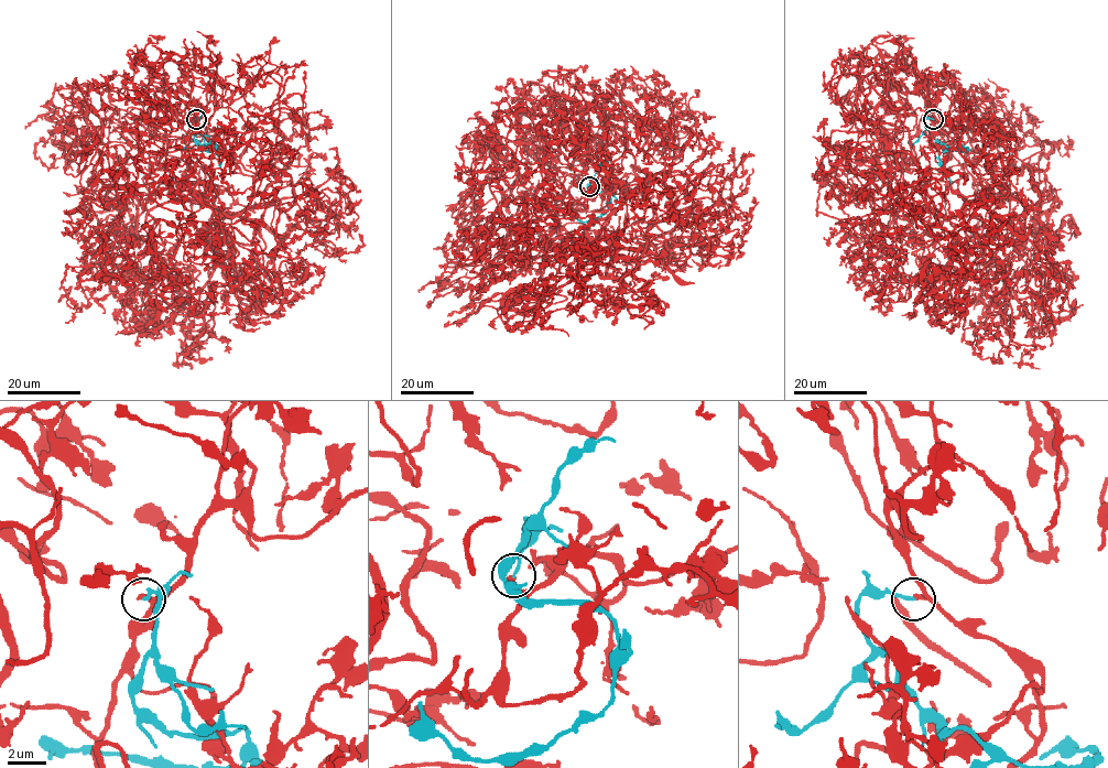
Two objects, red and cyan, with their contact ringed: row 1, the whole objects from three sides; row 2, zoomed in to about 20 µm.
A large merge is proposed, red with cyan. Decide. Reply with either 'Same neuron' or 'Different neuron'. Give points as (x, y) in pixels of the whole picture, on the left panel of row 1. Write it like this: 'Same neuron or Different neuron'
Different neuron

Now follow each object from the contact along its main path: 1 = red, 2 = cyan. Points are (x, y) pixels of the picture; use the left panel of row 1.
1: (196, 118), (201, 198), (237, 216), (271, 142), (250, 122), (218, 130), (228, 174), (236, 139), (212, 131)
2: (196, 119), (199, 118), (199, 123), (194, 139), (201, 144), (215, 143), (215, 150), (177, 150)

